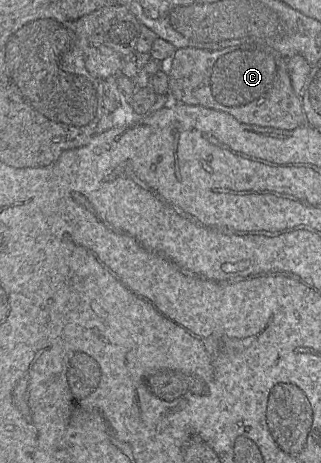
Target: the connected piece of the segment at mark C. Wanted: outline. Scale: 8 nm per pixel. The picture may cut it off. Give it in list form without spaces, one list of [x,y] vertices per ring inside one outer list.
[[[245,43],[222,50],[180,48],[171,58],[169,96],[172,102],[179,104],[201,105],[226,112],[240,123],[292,130],[305,124],[305,115],[301,98],[292,88],[286,61],[276,50],[257,43]]]

